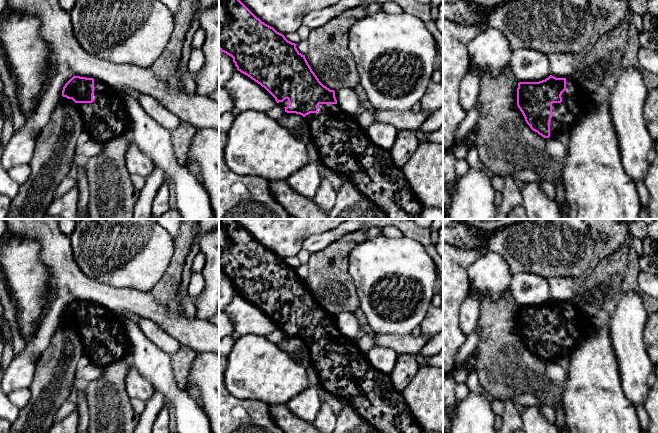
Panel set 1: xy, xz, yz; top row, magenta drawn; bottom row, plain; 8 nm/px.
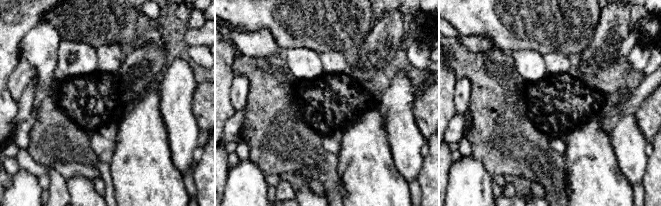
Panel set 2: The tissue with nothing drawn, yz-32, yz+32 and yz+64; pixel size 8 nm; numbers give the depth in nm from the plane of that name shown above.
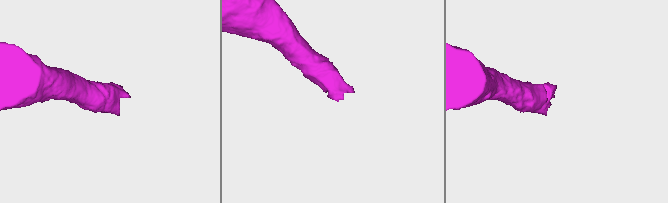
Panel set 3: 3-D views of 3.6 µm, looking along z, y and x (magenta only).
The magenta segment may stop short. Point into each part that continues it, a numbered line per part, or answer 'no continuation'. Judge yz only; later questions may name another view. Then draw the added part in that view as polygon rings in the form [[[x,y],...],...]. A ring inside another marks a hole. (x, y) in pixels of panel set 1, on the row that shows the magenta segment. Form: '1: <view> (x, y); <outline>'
1: yz (565, 115); [[[572,77],[566,78],[566,90],[562,93],[562,102],[552,104],[550,137],[571,131],[583,115],[594,105],[592,99],[577,89]]]

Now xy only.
1: xy (105, 118); [[[94,79],[93,99],[92,103],[76,103],[83,129],[93,141],[105,144],[131,131],[131,123],[118,89]]]

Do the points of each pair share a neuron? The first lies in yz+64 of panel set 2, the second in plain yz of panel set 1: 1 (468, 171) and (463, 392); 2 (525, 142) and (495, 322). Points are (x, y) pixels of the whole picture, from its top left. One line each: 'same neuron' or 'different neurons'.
1: different neurons
2: same neuron

